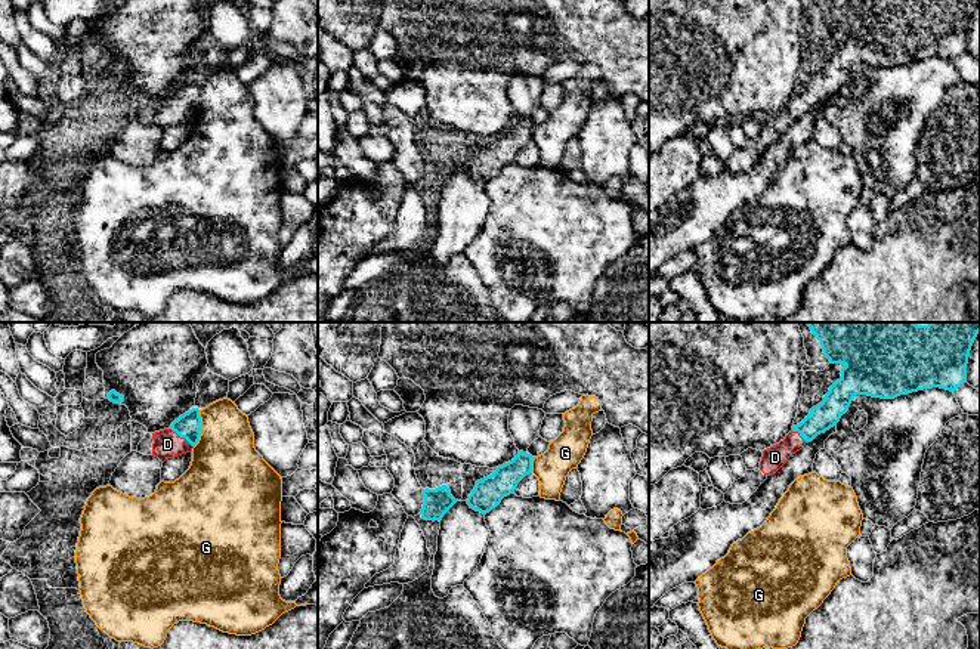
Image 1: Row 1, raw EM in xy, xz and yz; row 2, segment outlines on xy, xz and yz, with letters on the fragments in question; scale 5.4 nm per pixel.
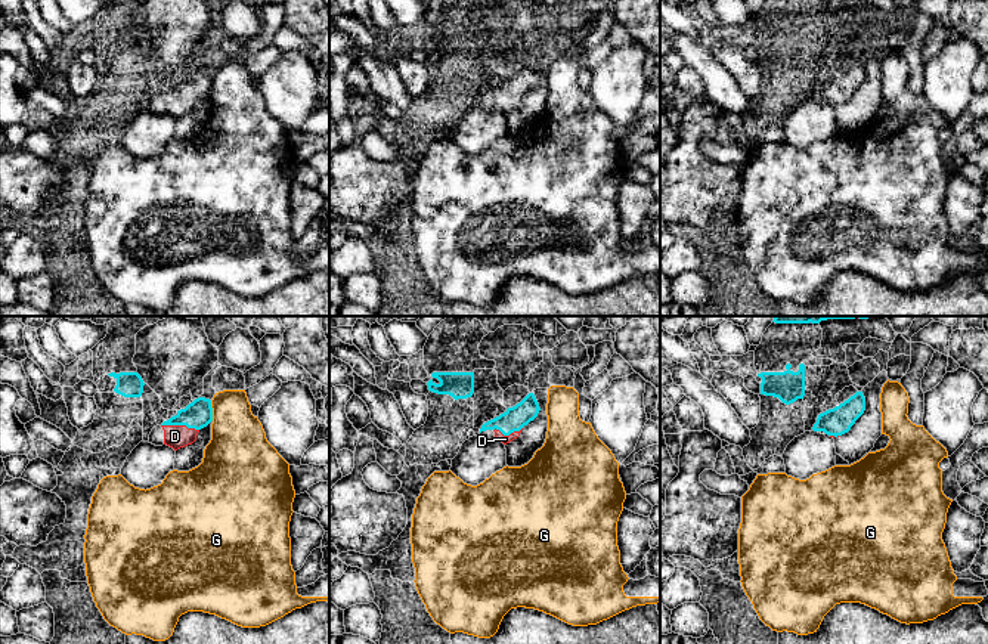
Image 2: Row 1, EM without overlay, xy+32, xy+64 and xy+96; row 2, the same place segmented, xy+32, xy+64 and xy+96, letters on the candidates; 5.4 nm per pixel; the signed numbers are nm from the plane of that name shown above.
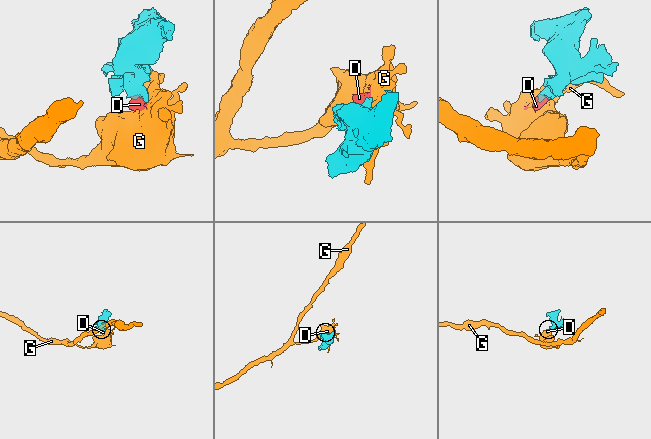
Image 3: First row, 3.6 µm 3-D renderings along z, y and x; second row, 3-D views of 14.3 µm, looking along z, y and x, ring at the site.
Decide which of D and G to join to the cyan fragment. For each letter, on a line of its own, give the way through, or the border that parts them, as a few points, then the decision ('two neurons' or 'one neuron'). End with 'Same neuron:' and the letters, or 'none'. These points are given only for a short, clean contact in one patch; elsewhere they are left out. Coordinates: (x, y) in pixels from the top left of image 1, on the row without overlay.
D: across xy (188, 95), (181, 105), (167, 113) | one neuron
G: two neurons
Same neuron: D

